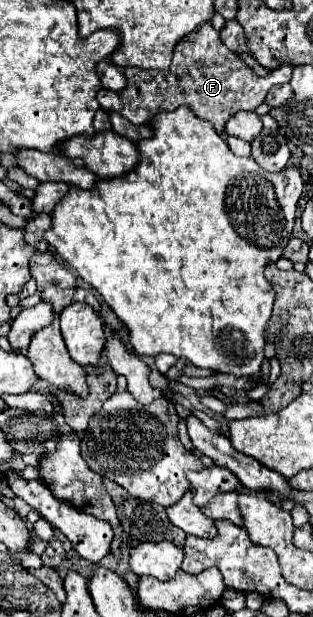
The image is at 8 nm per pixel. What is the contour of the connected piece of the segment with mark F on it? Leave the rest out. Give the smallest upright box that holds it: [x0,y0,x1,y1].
[98,26,292,134]

